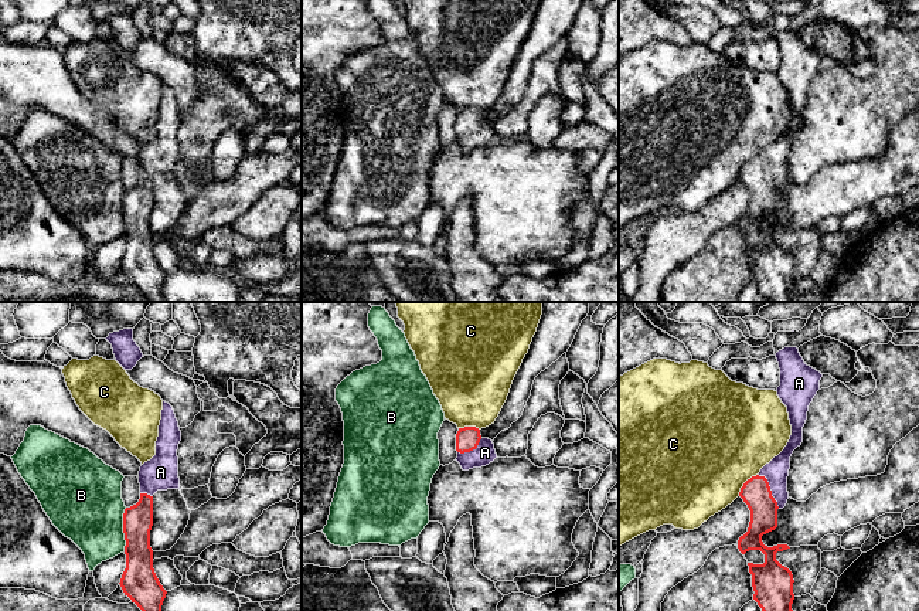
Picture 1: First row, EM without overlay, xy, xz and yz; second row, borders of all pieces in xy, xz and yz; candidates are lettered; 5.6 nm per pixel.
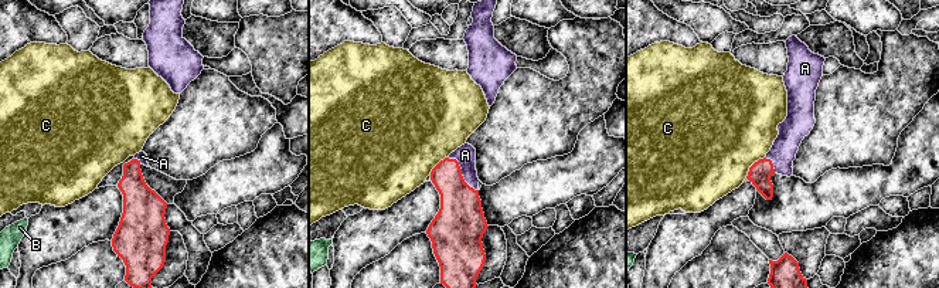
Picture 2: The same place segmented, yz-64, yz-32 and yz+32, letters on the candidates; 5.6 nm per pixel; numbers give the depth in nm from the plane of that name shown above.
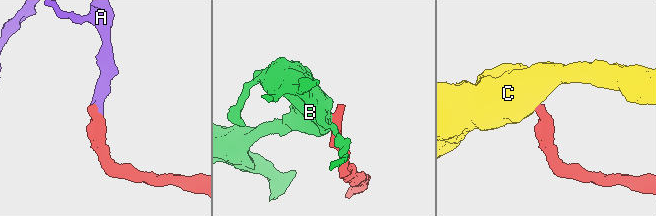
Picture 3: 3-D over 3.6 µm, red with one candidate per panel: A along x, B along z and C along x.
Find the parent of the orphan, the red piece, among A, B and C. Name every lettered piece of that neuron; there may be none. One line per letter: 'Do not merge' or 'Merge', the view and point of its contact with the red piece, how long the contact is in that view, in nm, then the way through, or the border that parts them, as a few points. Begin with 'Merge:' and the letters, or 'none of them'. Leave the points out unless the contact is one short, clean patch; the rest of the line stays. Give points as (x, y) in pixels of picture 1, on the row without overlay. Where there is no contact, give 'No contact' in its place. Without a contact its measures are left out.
Merge: A
A: Merge. Touches red at yz (769, 172). Shared border 240 nm. Path across: yz (756, 176), (769, 172), (776, 155)
B: Do not merge. Touches red at xy (123, 211). Shared border 240 nm. Boundary: xy (126, 190), (123, 196), (123, 233)
C: Do not merge. Touches red at yz (744, 166). Shared border 170 nm. Boundary: yz (756, 156), (744, 166), (738, 177)

